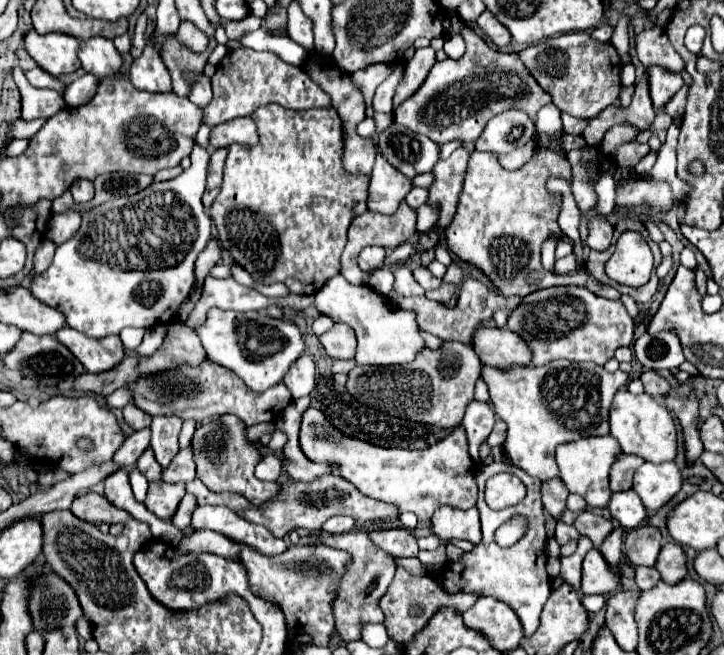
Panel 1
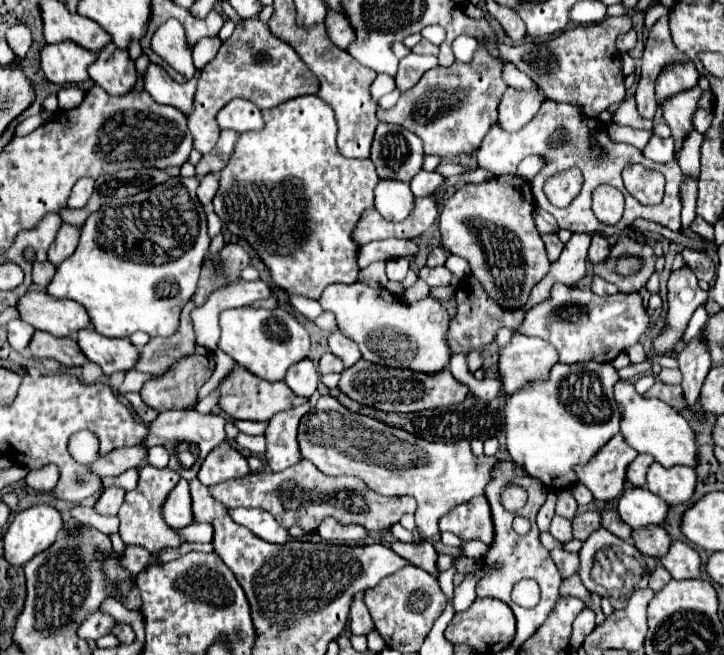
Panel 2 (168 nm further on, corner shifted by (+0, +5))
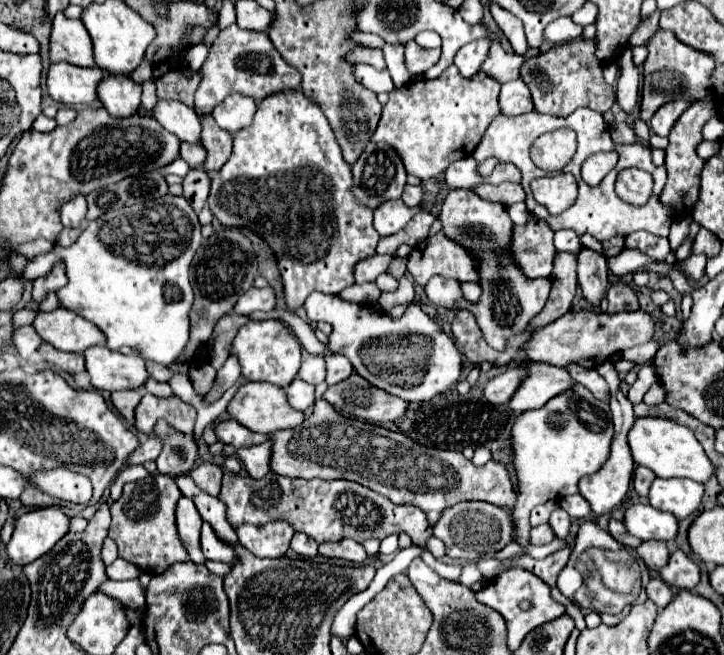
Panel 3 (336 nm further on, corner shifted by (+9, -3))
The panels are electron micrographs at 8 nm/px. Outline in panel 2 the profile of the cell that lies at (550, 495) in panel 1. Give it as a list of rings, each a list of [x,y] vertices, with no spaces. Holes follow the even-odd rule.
[[[562,489],[562,491],[558,491],[558,505],[556,505],[556,513],[558,513],[558,515],[562,515],[562,517],[566,517],[566,519],[574,519],[576,509],[578,509],[578,505],[576,505],[576,501],[572,499],[570,489]]]

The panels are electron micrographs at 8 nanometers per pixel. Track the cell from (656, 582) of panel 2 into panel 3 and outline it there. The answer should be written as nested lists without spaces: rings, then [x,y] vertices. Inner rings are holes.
[[[651,579],[649,583],[647,583],[647,597],[661,609],[661,607],[665,607],[671,599],[673,599],[673,595],[675,595],[675,591],[671,591],[671,587],[665,583],[665,581],[661,581],[661,579]]]

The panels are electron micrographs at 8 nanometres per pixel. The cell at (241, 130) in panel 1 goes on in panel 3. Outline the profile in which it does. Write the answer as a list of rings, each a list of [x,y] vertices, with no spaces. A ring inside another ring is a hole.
[[[229,95],[229,99],[221,101],[213,109],[213,119],[217,121],[217,125],[221,129],[225,129],[233,135],[251,125],[255,109],[257,109],[257,105],[253,103],[253,99],[243,97],[243,95]]]

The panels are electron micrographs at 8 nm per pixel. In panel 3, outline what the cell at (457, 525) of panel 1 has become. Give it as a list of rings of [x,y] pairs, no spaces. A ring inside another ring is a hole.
[[[461,501],[443,511],[439,523],[433,527],[433,535],[447,547],[447,555],[453,559],[479,561],[483,555],[493,555],[511,543],[511,521],[507,511],[485,501]]]

